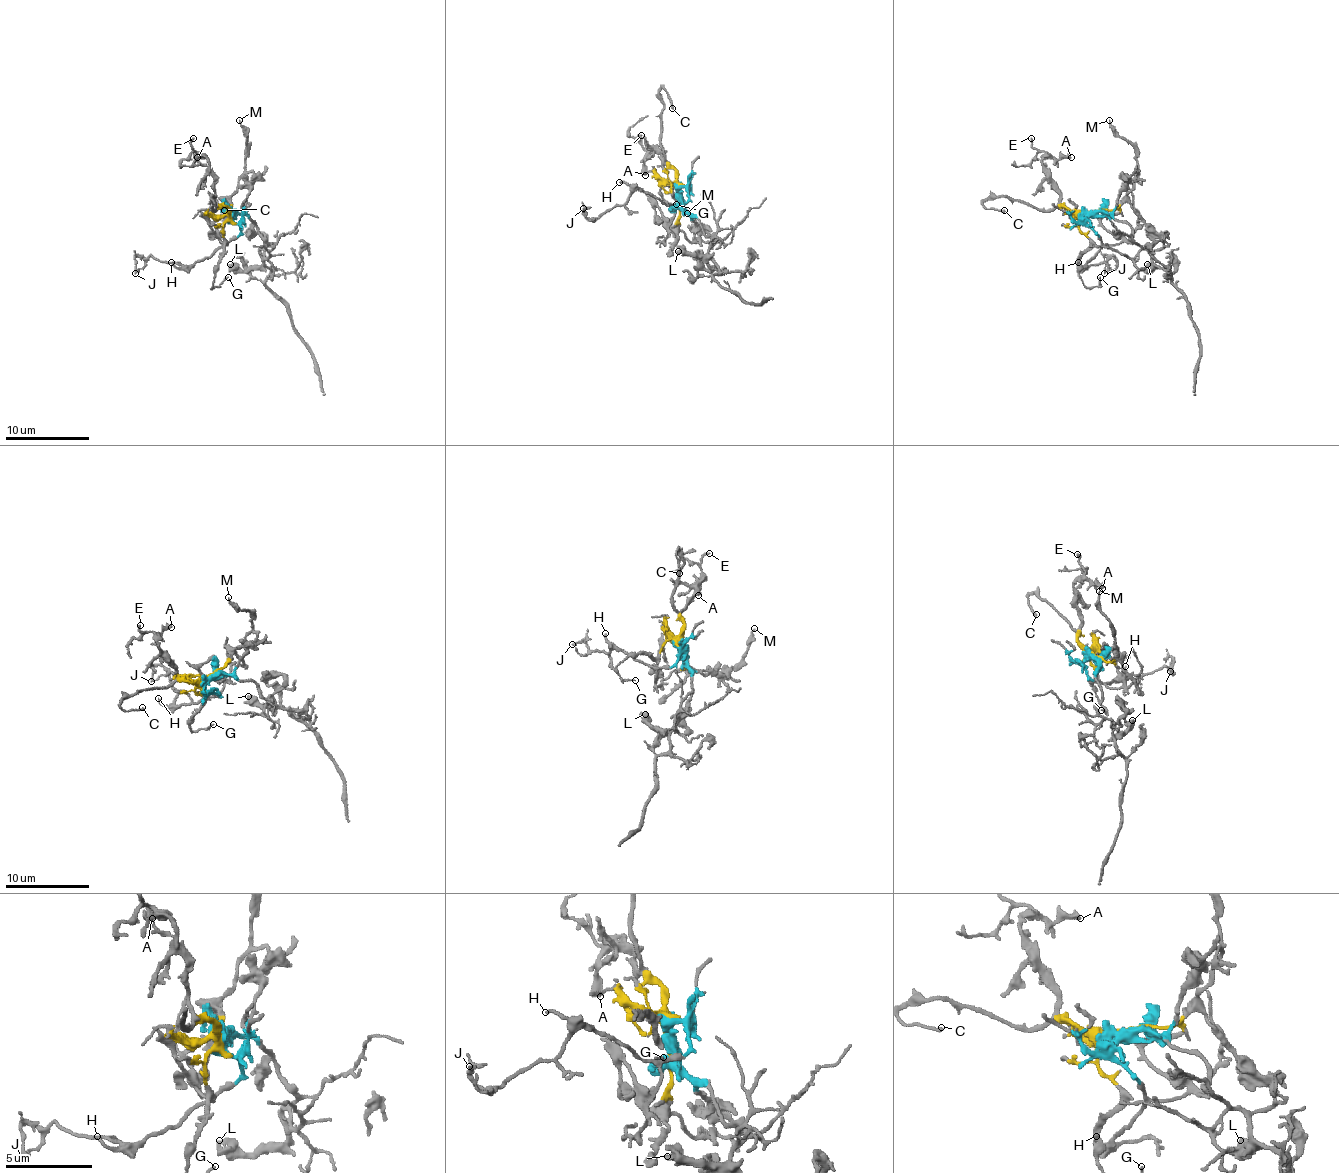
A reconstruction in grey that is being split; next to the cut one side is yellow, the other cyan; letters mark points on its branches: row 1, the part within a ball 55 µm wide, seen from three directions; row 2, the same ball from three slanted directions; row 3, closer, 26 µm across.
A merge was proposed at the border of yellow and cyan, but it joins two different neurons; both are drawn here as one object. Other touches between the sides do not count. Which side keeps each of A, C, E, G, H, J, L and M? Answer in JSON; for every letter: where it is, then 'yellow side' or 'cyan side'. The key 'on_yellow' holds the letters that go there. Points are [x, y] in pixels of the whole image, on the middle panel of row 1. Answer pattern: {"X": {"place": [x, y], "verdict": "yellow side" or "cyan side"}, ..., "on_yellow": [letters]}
{"A": {"place": [645, 175], "verdict": "yellow side"}, "C": {"place": [672, 108], "verdict": "yellow side"}, "E": {"place": [641, 135], "verdict": "yellow side"}, "G": {"place": [676, 204], "verdict": "yellow side"}, "H": {"place": [619, 182], "verdict": "cyan side"}, "J": {"place": [583, 208], "verdict": "cyan side"}, "L": {"place": [678, 251], "verdict": "cyan side"}, "M": {"place": [687, 213], "verdict": "yellow side"}, "on_yellow": ["A", "C", "E", "G", "M"]}

